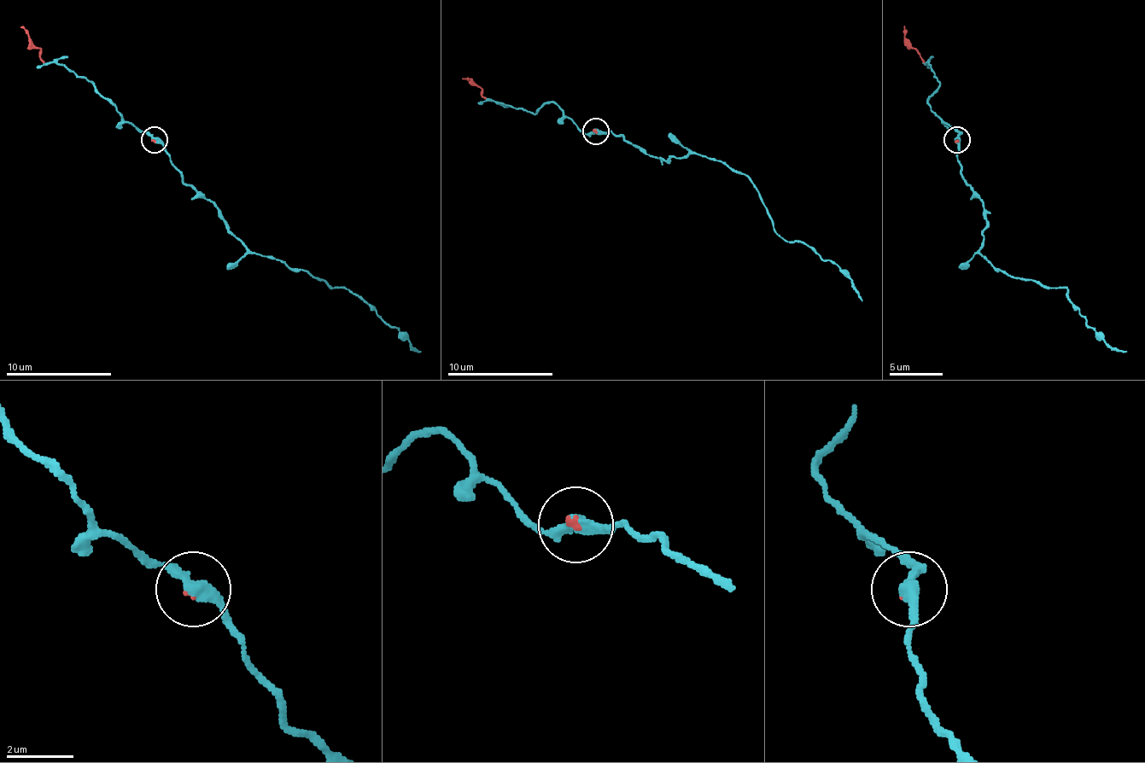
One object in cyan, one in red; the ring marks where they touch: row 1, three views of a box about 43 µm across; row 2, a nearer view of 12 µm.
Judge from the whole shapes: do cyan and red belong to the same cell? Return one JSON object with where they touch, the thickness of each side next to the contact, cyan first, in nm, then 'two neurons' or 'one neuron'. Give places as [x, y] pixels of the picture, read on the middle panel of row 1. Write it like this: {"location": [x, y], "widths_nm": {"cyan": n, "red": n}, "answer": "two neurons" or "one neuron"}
{"location": [595, 131], "widths_nm": {"cyan": 360, "red": 80}, "answer": "one neuron"}

